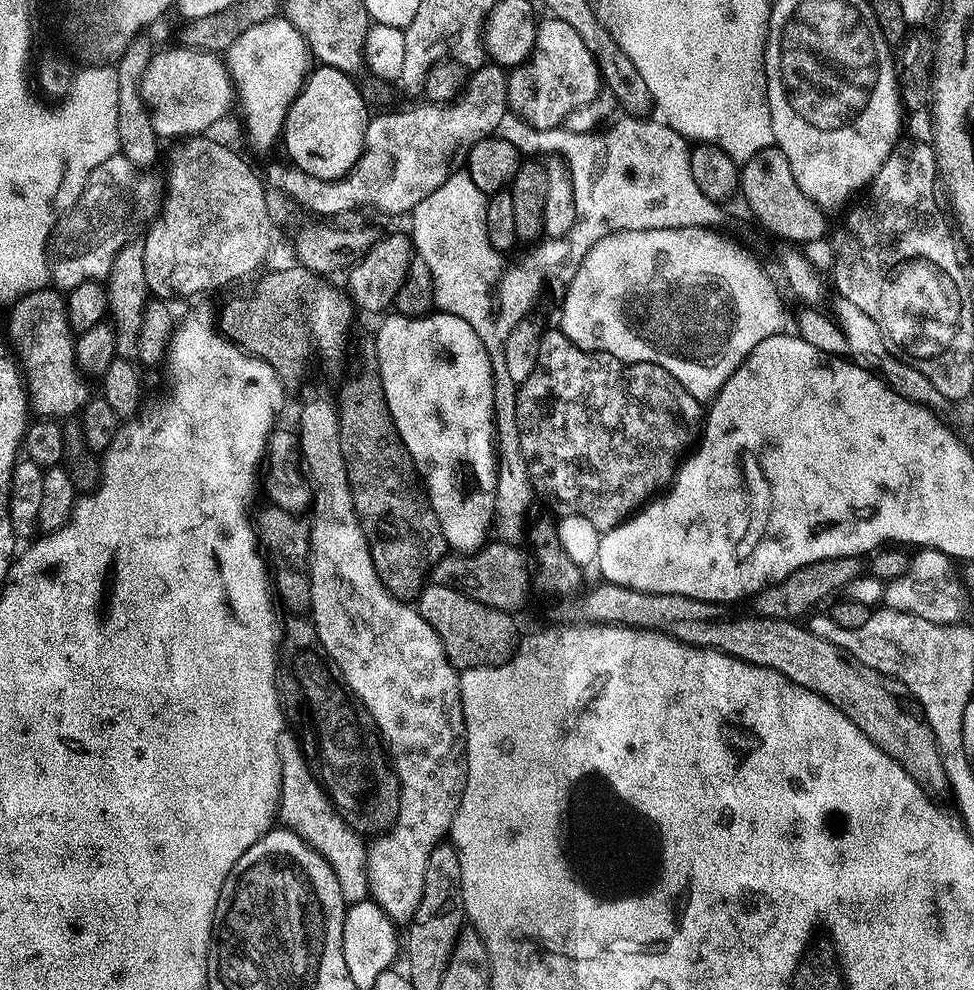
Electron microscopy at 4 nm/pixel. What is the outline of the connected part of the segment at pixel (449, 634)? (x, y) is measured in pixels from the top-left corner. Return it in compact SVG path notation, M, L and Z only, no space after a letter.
M427 583L418 597L418 611L438 634L448 655L448 661L457 668L487 668L511 660L517 647L516 624L509 613L494 606L472 600L453 588Z

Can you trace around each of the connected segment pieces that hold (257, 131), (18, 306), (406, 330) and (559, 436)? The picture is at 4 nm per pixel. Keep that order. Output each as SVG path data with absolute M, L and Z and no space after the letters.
M283 18L267 20L258 26L250 26L246 34L238 37L228 48L226 53L226 67L228 75L232 78L235 99L240 104L240 112L244 115L244 132L248 140L260 152L268 152L272 147L279 145L282 140L286 114L294 102L294 98L304 88L304 81L307 80L310 71L310 53L308 44L298 34L290 21Z
M49 286L36 292L25 292L11 308L7 339L18 357L18 364L26 381L31 411L35 415L37 412L40 415L37 417L40 418L75 417L88 403L90 392L83 384L83 379L76 380L78 369L74 333L68 326L65 297L55 287Z
M436 310L426 316L388 315L383 317L385 320L381 322L380 329L376 332L374 343L376 346L376 367L380 369L384 397L388 403L390 414L394 418L394 426L410 454L413 468L416 469L419 479L426 489L426 495L432 504L438 522L442 526L442 534L446 538L449 549L456 554L476 552L483 548L489 539L494 528L496 514L496 465L498 461L496 459L496 421L492 419L494 414L494 386L492 385L492 367L490 366L488 351L486 346L482 346L482 338L478 338L478 334L474 334L474 330L470 330L468 323L462 322L462 318L454 318L454 314L446 314Z
M563 330L555 331L545 331L541 335L536 365L531 374L525 378L524 383L519 385L516 393L518 434L522 442L522 454L526 458L532 487L539 495L541 492L546 499L553 500L558 507L564 508L560 510L565 513L586 518L586 522L590 522L590 526L594 526L603 534L624 523L629 516L639 512L653 497L663 493L671 485L682 457L697 443L706 419L706 408L701 401L694 398L694 394L690 394L690 390L686 390L686 386L682 386L682 382L678 382L678 378L674 378L674 374L662 370L662 366L650 362L628 364L605 352L587 352L578 345L572 344L570 338L566 338Z

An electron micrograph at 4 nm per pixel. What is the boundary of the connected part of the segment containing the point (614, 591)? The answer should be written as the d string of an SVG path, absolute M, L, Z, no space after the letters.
M600 582L600 585L589 594L588 612L592 615L589 617L593 621L606 626L623 624L628 628L650 628L656 632L665 632L668 636L683 641L684 644L694 644L699 648L717 648L719 652L737 656L740 660L746 660L751 664L774 668L794 683L817 692L822 698L830 701L839 712L846 714L847 718L874 742L874 746L878 746L878 750L894 758L894 762L898 762L898 766L902 766L902 770L906 770L906 774L910 774L910 778L914 778L914 782L918 782L921 788L932 794L948 788L948 780L940 765L934 732L930 730L920 705L909 691L892 676L874 670L860 659L854 658L848 651L834 646L832 642L826 642L826 638L818 638L799 623L791 620L765 620L756 614L740 616L737 620L732 616L716 616L717 605L711 604L708 600L695 600L678 594L639 592L633 588L623 588L607 582Z

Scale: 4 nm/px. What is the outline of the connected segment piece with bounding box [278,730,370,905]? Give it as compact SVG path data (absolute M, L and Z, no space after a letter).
M285 730L278 738L278 762L282 766L279 823L301 836L332 867L338 878L338 886L342 890L345 905L357 904L369 899L368 856L365 841L360 841L363 840L361 833L355 832L332 805L332 799L317 780L312 767L308 765L299 739L291 731Z

